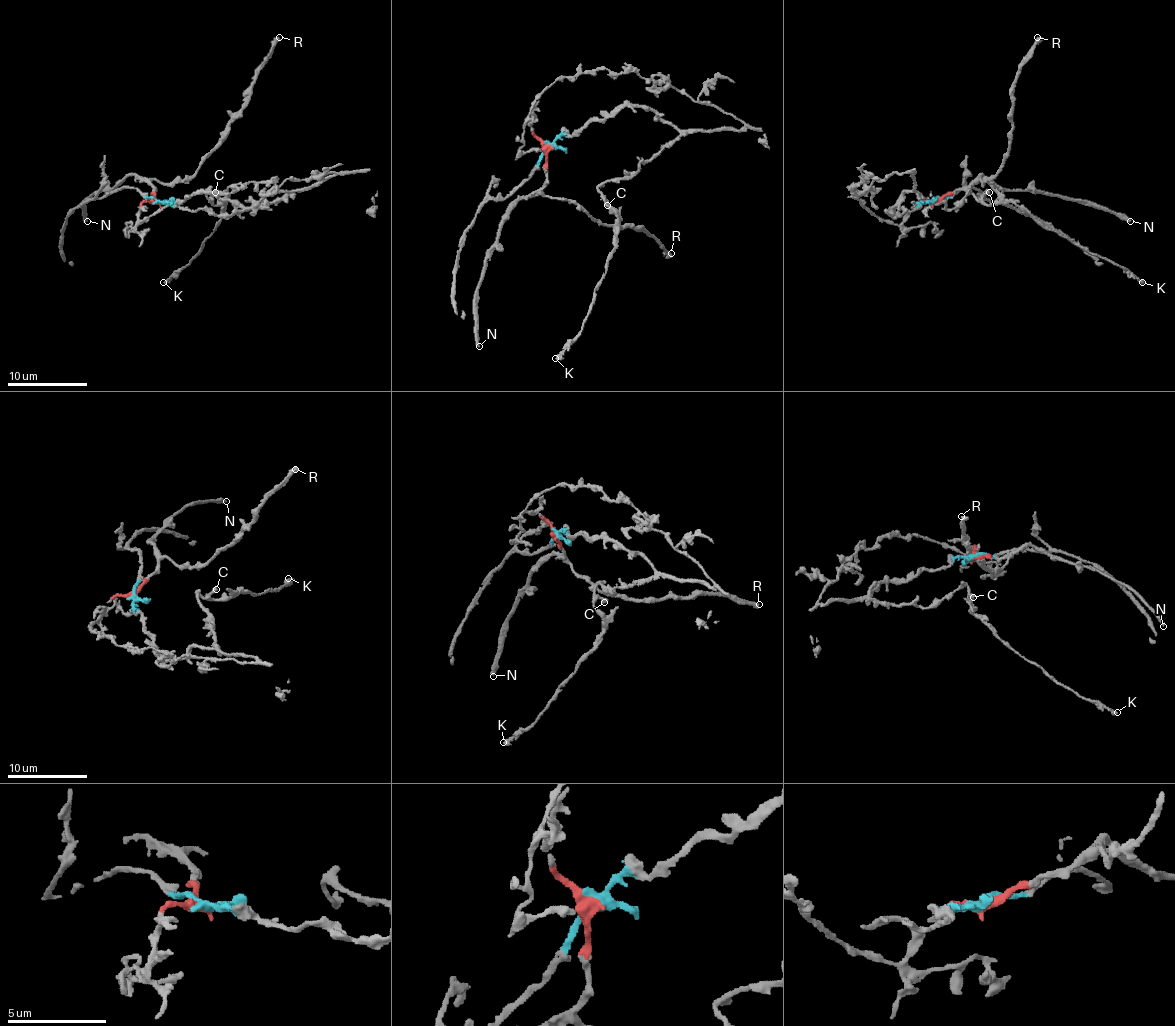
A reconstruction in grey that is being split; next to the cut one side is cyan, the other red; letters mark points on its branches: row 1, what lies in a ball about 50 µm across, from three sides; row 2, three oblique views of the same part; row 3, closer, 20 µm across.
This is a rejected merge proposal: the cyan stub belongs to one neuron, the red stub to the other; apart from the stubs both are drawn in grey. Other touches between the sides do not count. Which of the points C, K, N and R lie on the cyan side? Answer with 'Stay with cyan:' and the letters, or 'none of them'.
Stay with cyan: C, K

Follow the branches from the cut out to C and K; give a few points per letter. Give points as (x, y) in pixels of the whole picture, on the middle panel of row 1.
C: (548, 148), (623, 106), (647, 106), (669, 122), (679, 134), (673, 140), (639, 168), (598, 188), (607, 206)
K: (548, 148), (623, 106), (647, 106), (679, 132), (598, 188), (617, 218), (617, 247), (578, 337), (556, 359)

